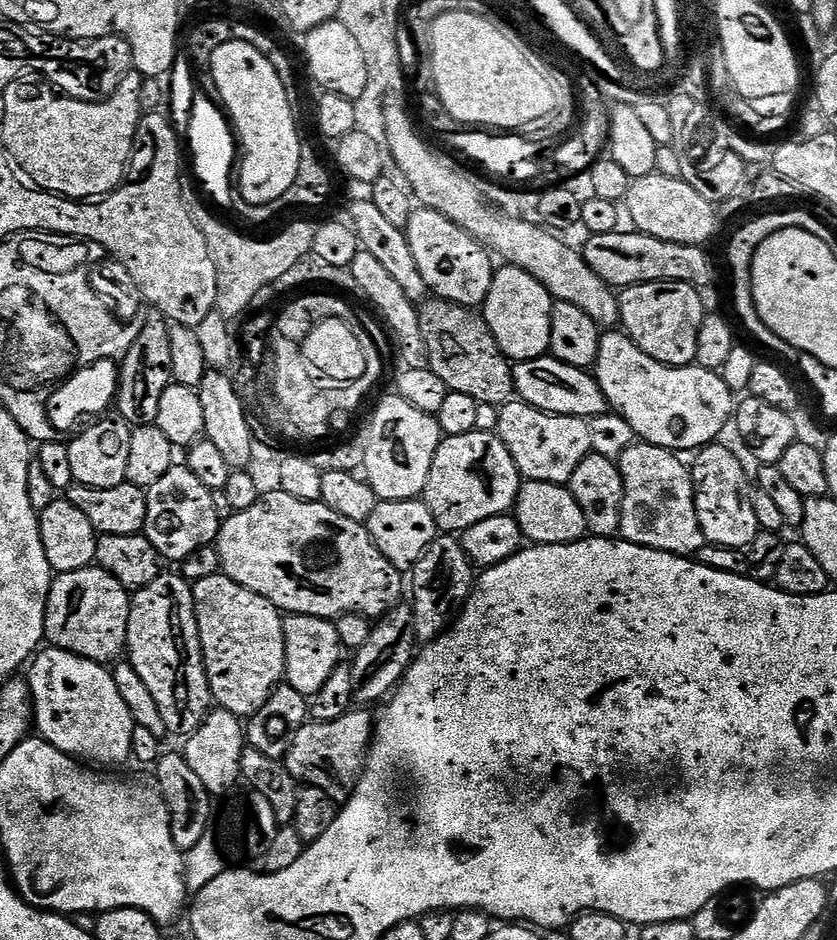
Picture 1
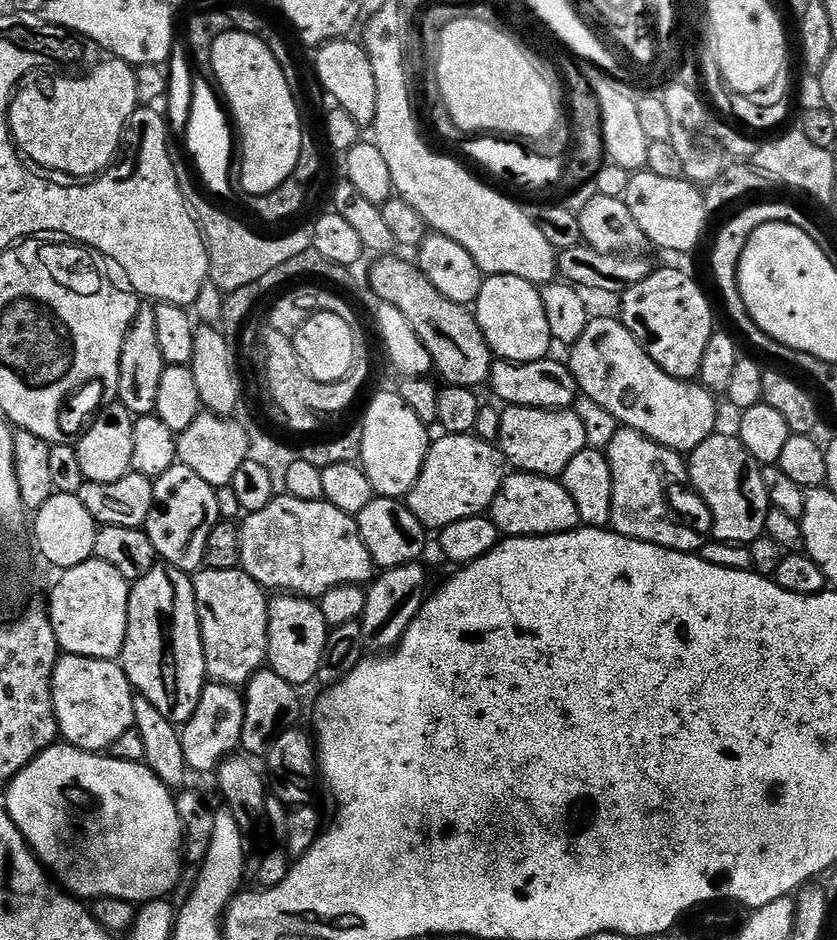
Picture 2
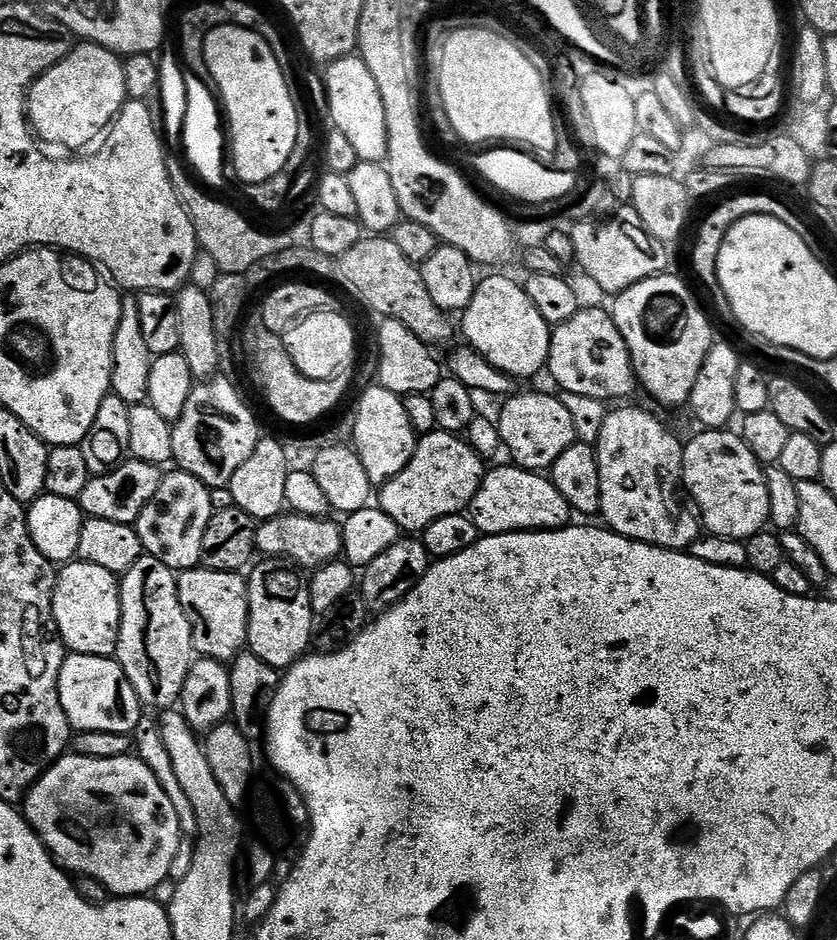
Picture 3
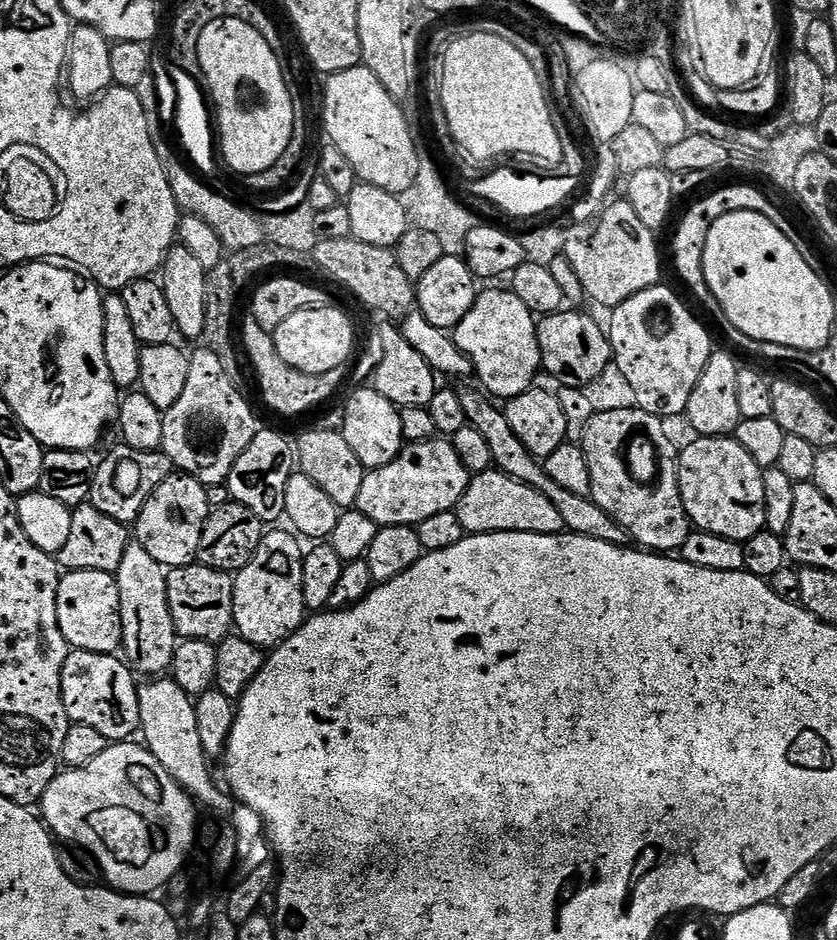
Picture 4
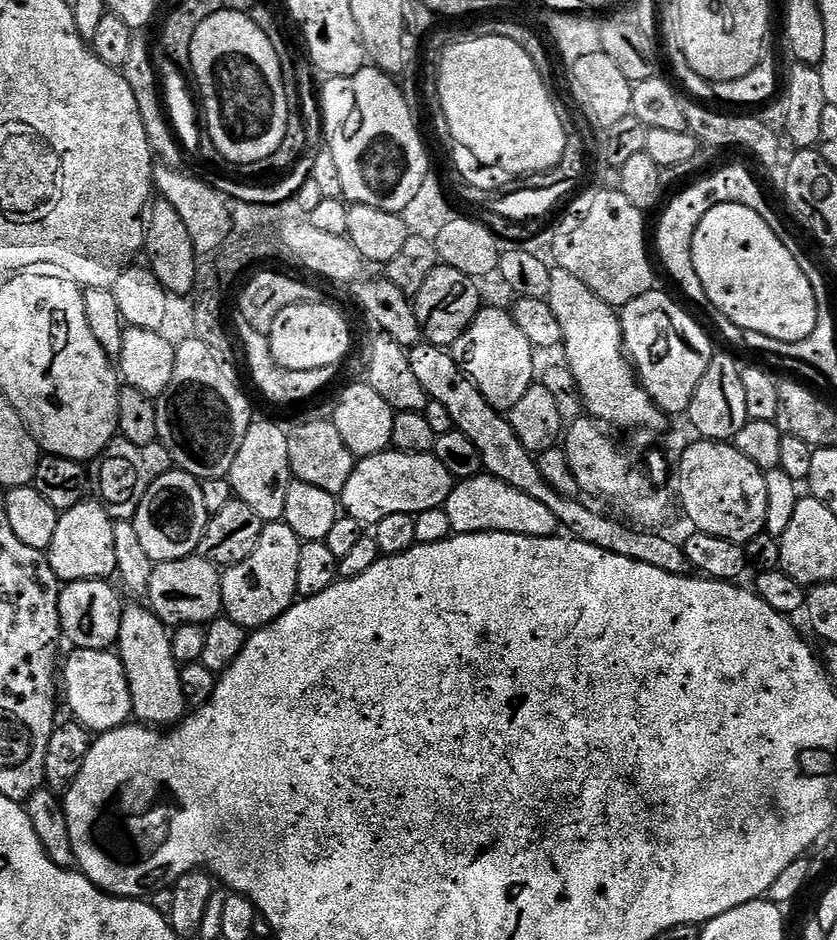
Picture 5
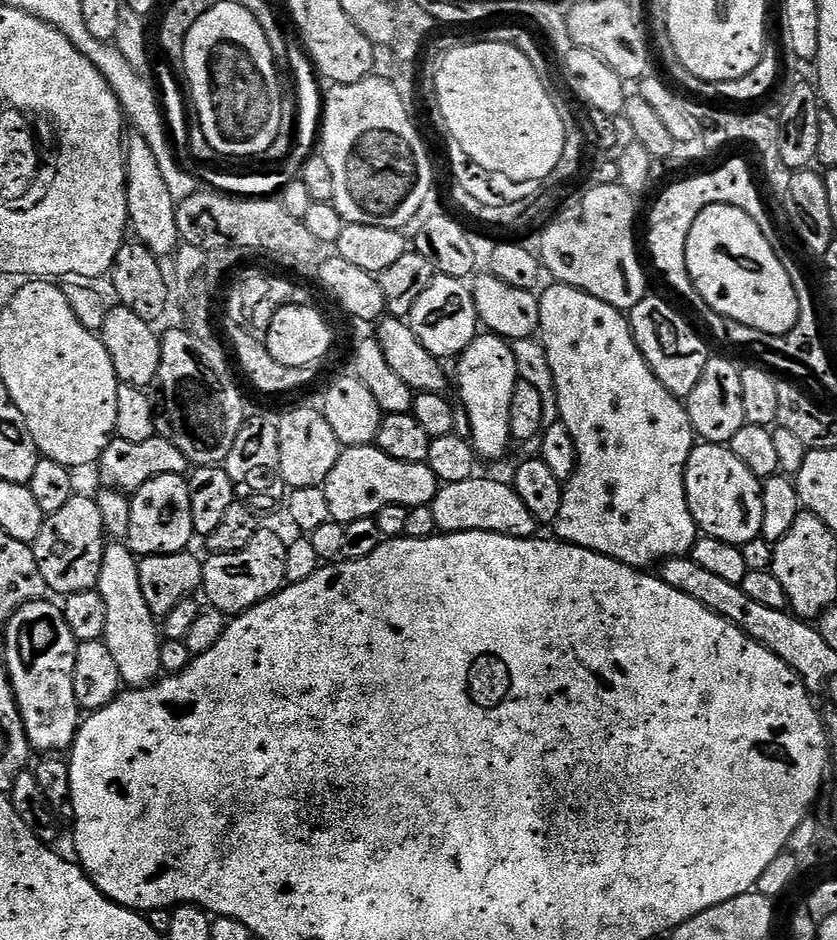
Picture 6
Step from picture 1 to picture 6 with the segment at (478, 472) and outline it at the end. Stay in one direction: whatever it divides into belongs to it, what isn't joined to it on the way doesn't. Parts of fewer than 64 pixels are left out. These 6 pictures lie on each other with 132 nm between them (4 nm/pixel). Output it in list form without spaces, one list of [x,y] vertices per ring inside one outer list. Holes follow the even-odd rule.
[[[363,444],[341,451],[322,487],[326,502],[330,502],[332,519],[346,525],[355,520],[375,518],[386,506],[402,504],[410,509],[431,504],[442,485],[428,463],[398,462],[398,458],[390,458],[381,448]]]

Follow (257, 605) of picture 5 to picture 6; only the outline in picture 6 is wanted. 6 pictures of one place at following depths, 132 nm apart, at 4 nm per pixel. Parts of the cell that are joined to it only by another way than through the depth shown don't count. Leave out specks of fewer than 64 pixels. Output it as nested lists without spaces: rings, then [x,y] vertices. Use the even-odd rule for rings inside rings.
[[[268,526],[261,527],[258,534],[246,546],[234,554],[212,554],[203,561],[204,582],[202,596],[211,607],[222,610],[230,618],[250,610],[255,604],[269,600],[286,584],[286,554],[288,544]]]

